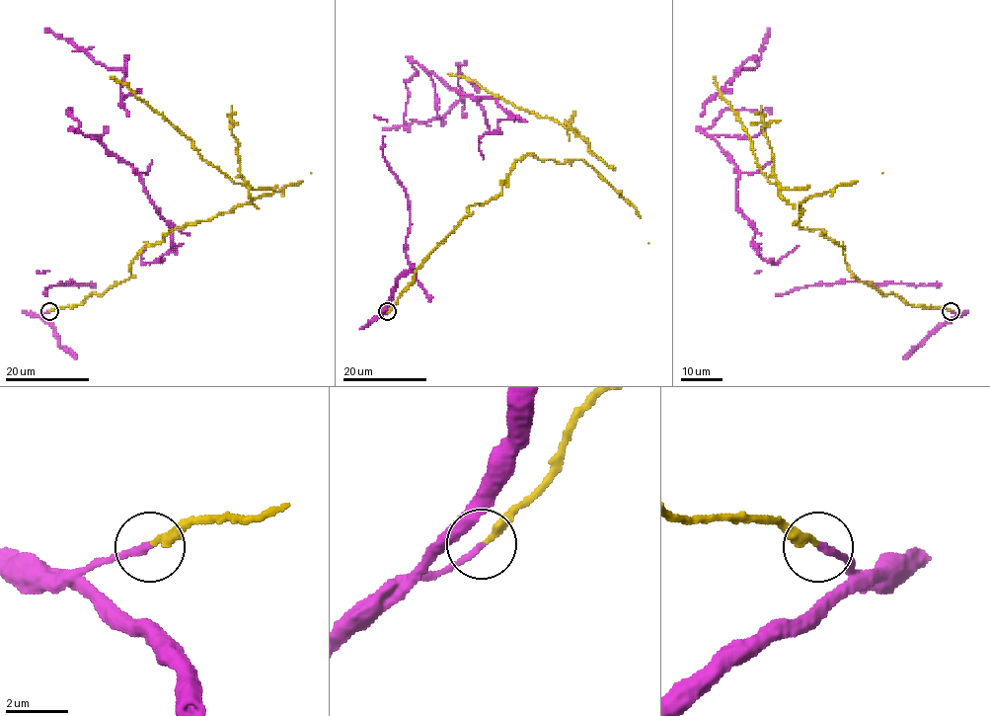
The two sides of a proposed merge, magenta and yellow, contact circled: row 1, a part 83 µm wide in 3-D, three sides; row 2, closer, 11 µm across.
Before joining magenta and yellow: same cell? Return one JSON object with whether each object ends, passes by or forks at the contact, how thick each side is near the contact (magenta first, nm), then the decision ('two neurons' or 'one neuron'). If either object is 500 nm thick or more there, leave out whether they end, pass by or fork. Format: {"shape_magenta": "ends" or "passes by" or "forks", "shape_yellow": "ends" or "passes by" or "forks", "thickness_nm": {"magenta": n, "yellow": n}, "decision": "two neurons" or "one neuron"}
{"shape_magenta": "ends", "shape_yellow": "ends", "thickness_nm": {"magenta": 240, "yellow": 260}, "decision": "two neurons"}

